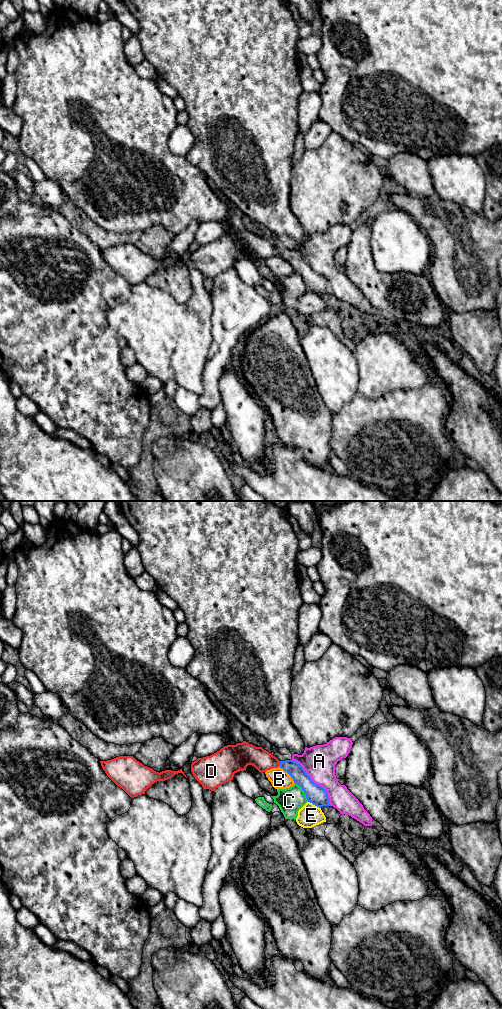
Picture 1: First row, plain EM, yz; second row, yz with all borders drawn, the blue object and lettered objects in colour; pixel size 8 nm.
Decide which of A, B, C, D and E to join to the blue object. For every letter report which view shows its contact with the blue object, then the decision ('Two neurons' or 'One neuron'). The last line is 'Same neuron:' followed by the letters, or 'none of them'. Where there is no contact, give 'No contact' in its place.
A: Touches blue in yz. Two neurons
B: Touches blue in yz. Two neurons
C: Touches blue in yz. Two neurons
D: Touches blue in yz. One neuron
E: Touches blue in yz. Two neurons
Same neuron: D

